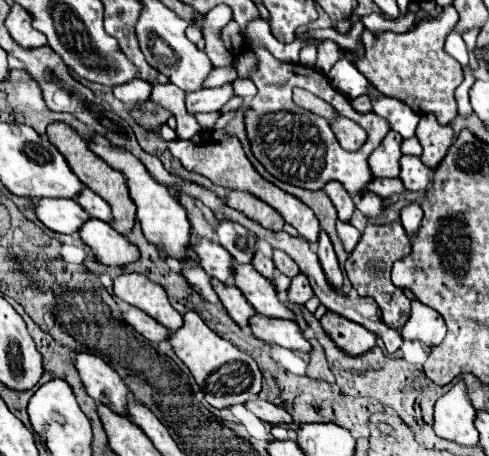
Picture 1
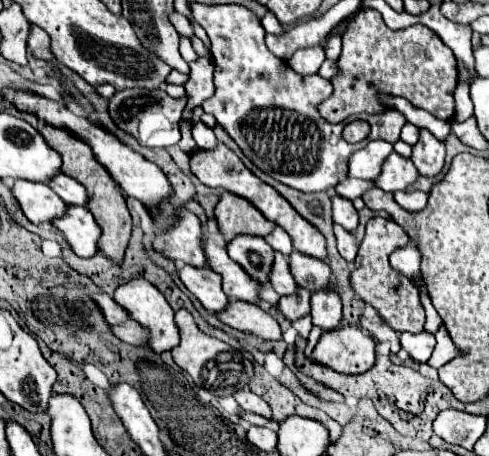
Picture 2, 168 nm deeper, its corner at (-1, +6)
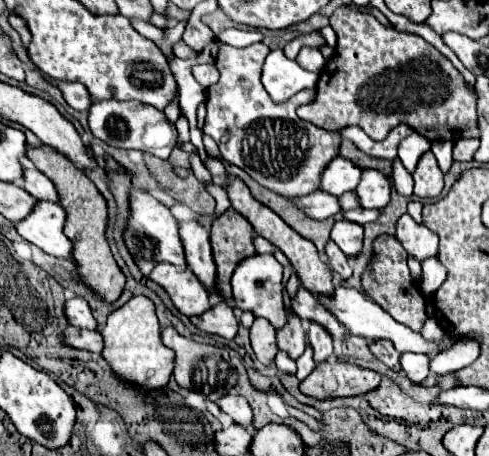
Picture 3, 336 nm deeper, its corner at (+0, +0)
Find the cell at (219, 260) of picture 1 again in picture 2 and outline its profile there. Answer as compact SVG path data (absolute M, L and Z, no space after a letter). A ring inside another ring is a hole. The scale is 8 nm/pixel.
M182 210L180 222L174 224L174 228L170 228L166 234L158 236L154 246L174 260L204 268L208 266L208 258L204 258L202 238L202 222L198 220L198 216L188 210Z

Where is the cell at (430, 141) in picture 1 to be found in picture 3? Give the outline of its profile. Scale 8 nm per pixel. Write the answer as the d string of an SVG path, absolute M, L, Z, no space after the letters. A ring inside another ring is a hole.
M425 152L417 164L413 174L415 180L415 196L419 198L435 198L443 190L443 172L437 166L433 152Z

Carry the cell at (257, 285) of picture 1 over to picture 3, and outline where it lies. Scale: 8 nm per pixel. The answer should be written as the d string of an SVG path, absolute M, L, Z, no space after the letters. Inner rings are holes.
M179 220L179 238L183 240L185 262L191 272L199 278L199 282L211 294L211 302L219 302L219 294L215 294L215 262L209 244L209 230L199 220Z

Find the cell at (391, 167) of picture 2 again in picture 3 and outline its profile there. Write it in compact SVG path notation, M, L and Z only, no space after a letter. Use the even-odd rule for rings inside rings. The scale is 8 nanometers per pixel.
M365 170L355 188L361 208L385 208L389 202L391 180L379 170Z

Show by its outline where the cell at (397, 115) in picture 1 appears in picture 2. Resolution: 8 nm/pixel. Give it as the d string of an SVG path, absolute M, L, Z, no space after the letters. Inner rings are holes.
M406 122L406 124L404 124L404 130L402 130L402 134L400 134L400 138L402 138L404 142L408 142L410 146L414 146L416 140L418 140L418 134L420 134L420 130L418 130L414 124Z

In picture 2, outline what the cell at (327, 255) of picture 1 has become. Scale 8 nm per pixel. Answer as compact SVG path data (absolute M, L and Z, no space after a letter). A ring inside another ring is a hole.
M320 290L320 294L312 294L312 322L316 326L320 326L322 330L332 330L340 324L342 320L342 300L340 300L340 294L338 290Z

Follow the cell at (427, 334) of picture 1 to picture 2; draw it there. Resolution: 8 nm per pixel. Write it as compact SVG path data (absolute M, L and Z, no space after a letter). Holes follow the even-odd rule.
M422 330L420 334L400 334L400 344L414 360L426 362L434 350L436 338L428 334L428 330Z

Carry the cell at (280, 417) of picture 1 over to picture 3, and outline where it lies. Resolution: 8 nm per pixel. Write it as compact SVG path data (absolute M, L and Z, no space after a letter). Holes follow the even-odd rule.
M229 392L229 396L223 396L223 400L217 400L217 406L229 414L233 418L235 424L251 430L251 406L247 404L247 400L243 400L243 396Z

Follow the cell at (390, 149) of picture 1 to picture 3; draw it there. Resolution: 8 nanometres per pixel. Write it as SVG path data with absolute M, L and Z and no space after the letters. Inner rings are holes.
M337 156L323 170L319 190L327 192L331 196L341 196L343 192L355 190L357 184L359 184L359 178L361 178L361 168L357 168L355 164L351 164L345 158Z

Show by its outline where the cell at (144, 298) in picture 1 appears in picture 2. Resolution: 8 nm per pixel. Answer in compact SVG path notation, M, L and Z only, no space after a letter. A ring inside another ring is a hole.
M136 278L120 284L114 292L114 300L124 306L136 322L150 328L150 348L154 352L162 354L178 344L180 332L176 330L174 310L166 302L164 294L160 294L160 290L148 280Z

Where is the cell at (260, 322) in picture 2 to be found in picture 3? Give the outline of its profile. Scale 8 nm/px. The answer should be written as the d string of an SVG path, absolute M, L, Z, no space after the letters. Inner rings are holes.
M215 302L207 312L203 312L201 316L193 316L189 320L201 332L217 334L227 340L233 340L239 328L237 318L233 314L233 306L229 306L227 302Z

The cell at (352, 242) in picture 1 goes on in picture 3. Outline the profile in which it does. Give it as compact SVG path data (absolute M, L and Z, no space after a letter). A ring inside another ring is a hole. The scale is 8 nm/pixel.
M327 242L327 248L325 248L325 254L329 258L329 268L331 272L337 272L343 280L347 280L351 276L351 266L349 266L349 260L347 256L339 250L339 246L335 242Z

